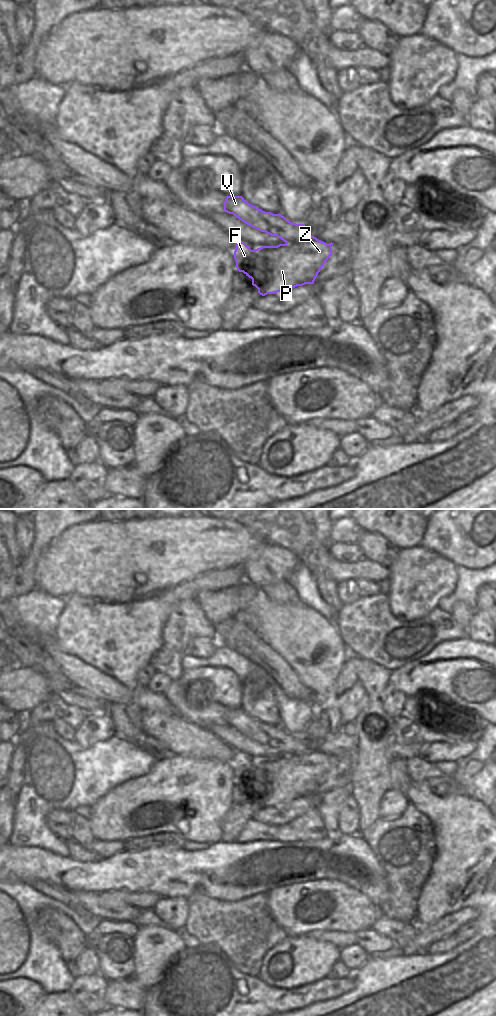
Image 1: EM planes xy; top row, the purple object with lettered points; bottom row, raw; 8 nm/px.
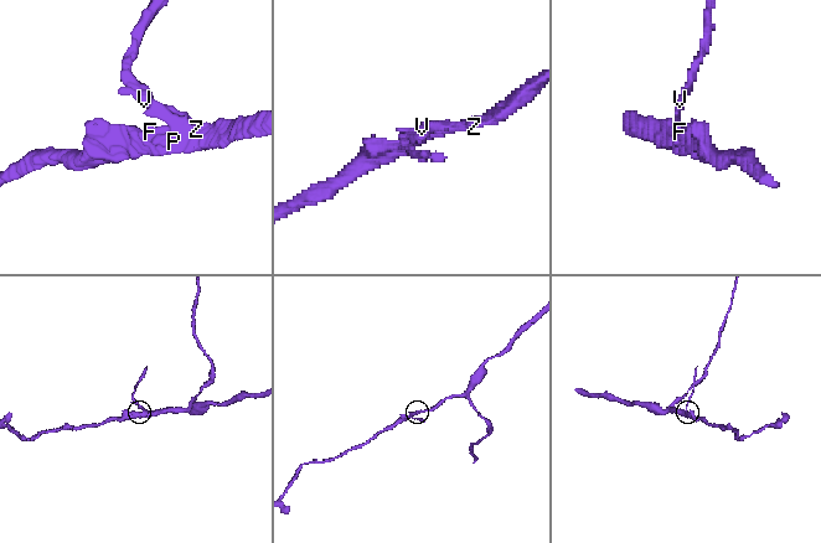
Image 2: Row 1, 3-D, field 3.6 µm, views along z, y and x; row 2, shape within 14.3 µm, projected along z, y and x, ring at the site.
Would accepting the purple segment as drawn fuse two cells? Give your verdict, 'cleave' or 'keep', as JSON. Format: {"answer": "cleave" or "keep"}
{"answer": "keep"}

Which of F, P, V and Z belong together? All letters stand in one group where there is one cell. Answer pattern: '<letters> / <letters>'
F P V Z

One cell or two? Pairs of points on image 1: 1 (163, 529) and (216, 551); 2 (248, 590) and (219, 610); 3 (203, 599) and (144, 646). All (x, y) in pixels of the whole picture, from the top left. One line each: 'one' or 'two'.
1: one
2: one
3: two

